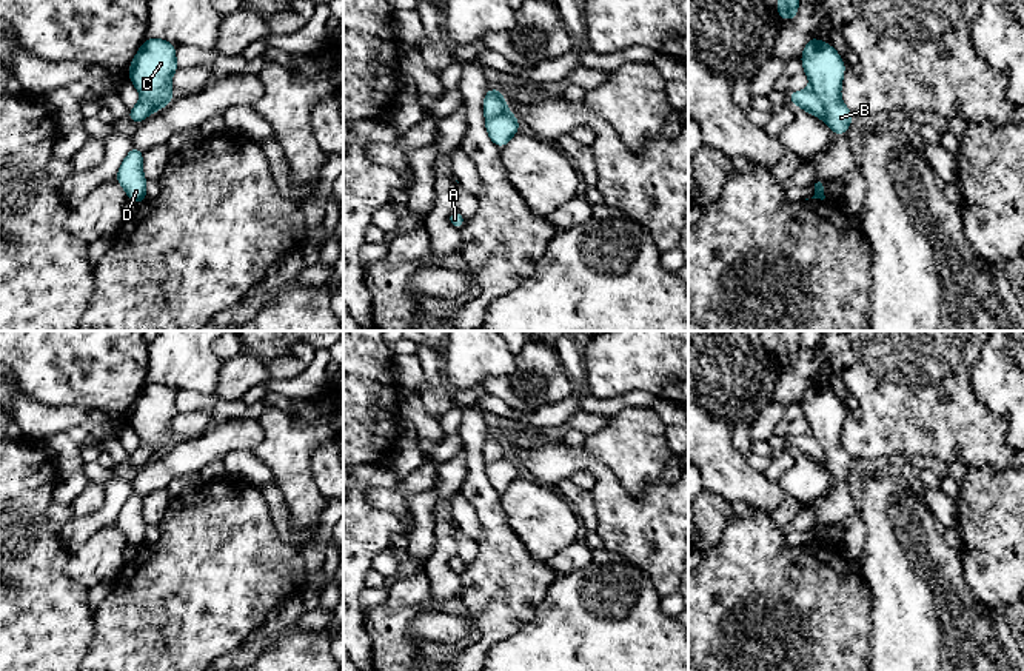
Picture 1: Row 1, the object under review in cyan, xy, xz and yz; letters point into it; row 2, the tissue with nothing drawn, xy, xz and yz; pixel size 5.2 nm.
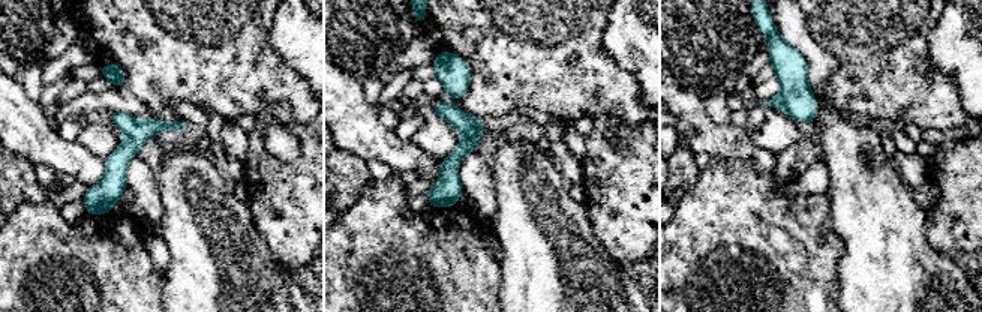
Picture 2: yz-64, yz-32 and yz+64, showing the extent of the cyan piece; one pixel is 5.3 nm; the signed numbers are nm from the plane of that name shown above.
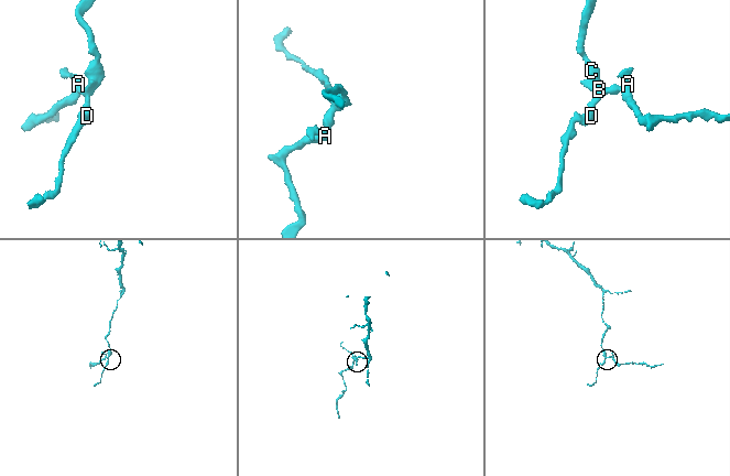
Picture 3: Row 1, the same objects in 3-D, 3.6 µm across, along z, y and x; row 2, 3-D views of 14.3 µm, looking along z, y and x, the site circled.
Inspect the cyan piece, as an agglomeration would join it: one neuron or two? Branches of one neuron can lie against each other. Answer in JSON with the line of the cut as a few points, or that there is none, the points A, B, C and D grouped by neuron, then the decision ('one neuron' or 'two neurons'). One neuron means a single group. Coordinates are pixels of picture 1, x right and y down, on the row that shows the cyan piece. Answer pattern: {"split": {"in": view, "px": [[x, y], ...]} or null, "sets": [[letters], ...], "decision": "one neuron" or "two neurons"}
{"split": {"in": "yz", "px": [[810, 90], [819, 100], [827, 120]]}, "sets": [["A", "D"], ["B", "C"]], "decision": "two neurons"}

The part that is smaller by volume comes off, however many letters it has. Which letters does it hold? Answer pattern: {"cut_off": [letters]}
{"cut_off": ["A", "D"]}

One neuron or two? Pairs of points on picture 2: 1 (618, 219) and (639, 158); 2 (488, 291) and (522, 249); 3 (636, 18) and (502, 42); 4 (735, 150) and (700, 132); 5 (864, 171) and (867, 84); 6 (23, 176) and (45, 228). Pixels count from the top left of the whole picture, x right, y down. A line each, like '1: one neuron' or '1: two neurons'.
1: one neuron
2: two neurons
3: two neurons
4: one neuron
5: two neurons
6: two neurons

